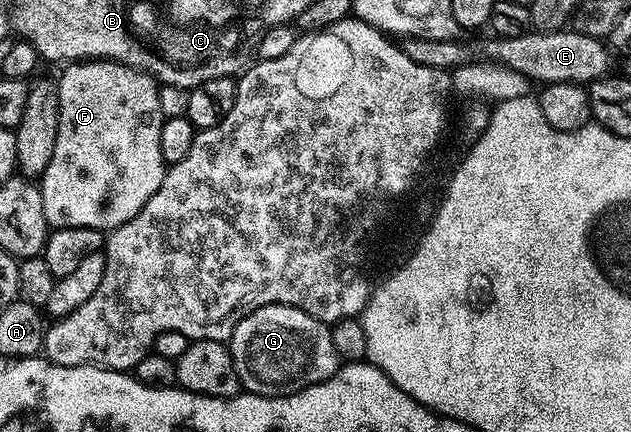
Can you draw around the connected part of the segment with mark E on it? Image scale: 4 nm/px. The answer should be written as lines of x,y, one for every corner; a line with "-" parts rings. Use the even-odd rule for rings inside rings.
575,29
559,31
533,30
531,35
497,38
492,47
491,55
518,73
522,73
530,81
537,79
537,84
579,83
587,85
596,79
603,79
609,74
608,55
610,51
599,38
583,35
-
604,45
604,47
603,47

